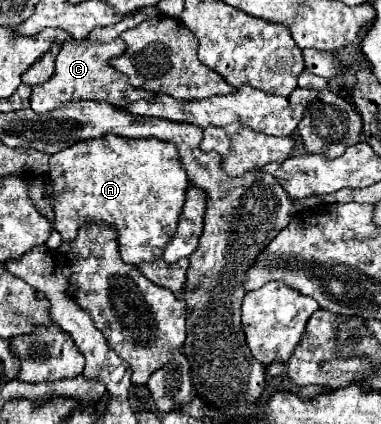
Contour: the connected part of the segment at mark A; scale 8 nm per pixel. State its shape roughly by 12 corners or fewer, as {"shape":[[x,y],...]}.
{"shape":[[114,134],[50,158],[54,226],[162,258],[188,176],[174,144]]}

